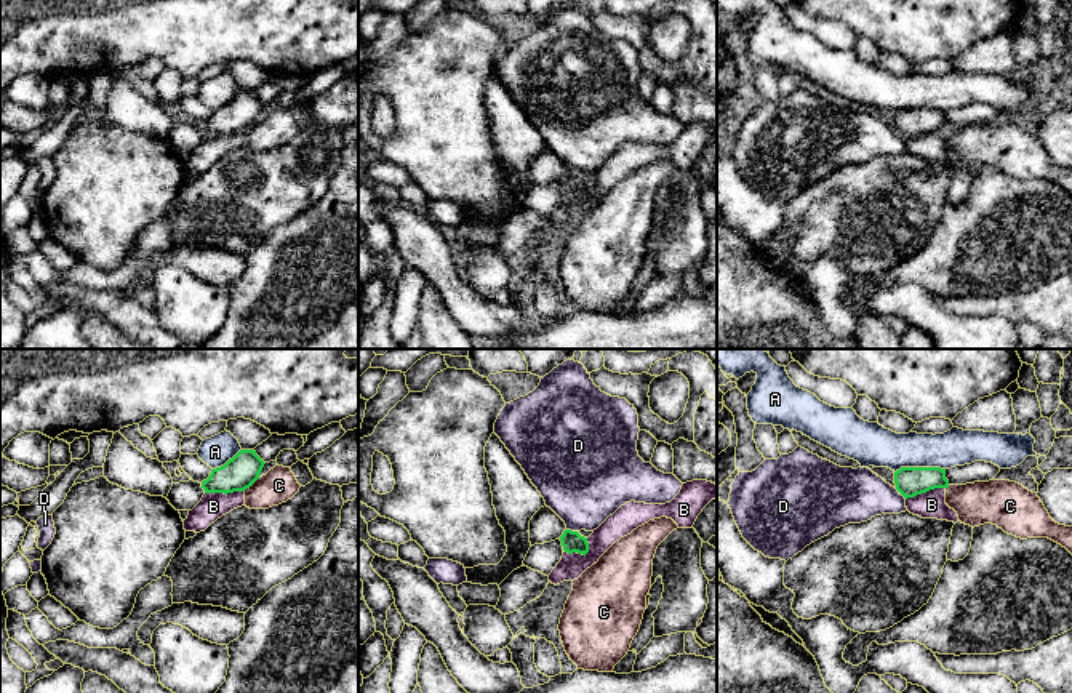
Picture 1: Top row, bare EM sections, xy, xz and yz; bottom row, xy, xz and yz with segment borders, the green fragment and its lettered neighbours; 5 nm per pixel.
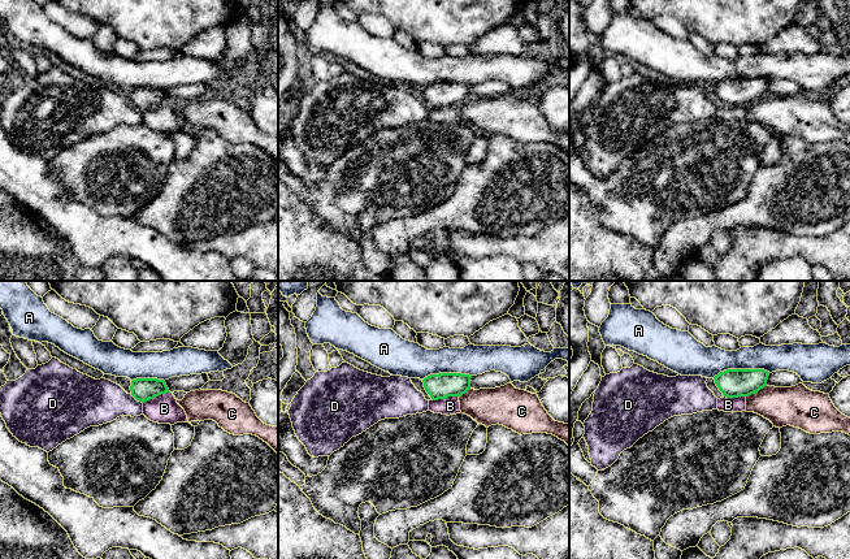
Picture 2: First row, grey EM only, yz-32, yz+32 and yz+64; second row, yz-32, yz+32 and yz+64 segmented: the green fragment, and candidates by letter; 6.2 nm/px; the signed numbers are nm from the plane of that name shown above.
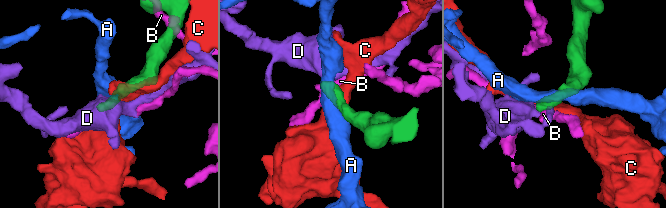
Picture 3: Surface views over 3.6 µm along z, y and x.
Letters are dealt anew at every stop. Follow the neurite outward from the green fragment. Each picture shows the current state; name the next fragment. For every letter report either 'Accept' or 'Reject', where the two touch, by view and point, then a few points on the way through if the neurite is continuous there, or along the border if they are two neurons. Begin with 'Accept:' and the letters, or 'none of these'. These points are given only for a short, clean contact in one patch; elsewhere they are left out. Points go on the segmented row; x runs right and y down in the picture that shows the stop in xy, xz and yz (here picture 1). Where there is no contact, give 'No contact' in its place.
Accept: none of these
A: Reject. Touches green at yz (919, 468)
B: Reject. Touches green at xy (224, 493). Boundary: xy (244, 490), (205, 493)
C: Reject. Touches green at xy (252, 484). Boundary: xy (260, 477), (244, 490)
D: Reject. Touches green at xz (570, 530). Boundary: xz (567, 528), (576, 532)

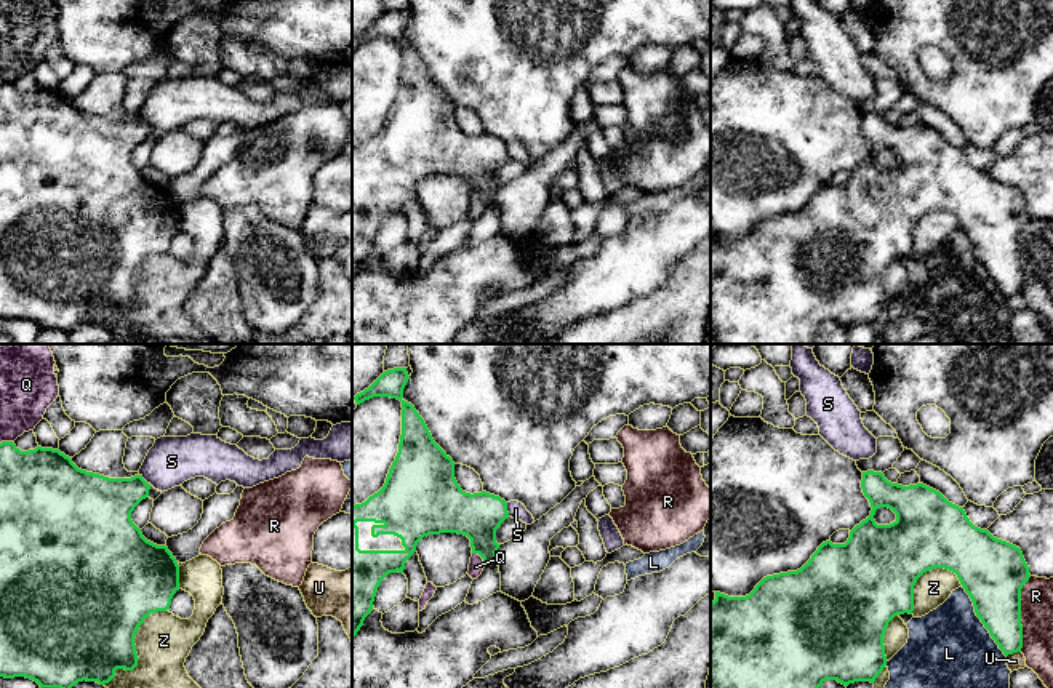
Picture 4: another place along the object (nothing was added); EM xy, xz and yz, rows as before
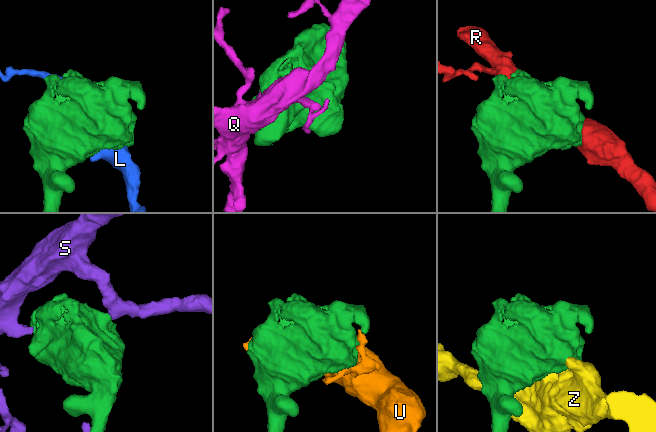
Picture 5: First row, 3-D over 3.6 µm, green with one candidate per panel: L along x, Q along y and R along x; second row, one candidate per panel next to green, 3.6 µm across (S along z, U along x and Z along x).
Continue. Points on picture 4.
Accept: none of these
L: Reject. Touches green at yz (981, 621)
Q: Reject. Touches green at xz (480, 556)
R: Reject. Touches green at yz (1020, 613). Boundary: yz (1031, 576), (1021, 589), (1020, 650)
S: Reject. Touches green at xz (506, 509). Boundary: xz (506, 503), (509, 516)
U: Reject. Touches green at yz (1013, 652)
Z: Reject. Touches green at xy (135, 650)

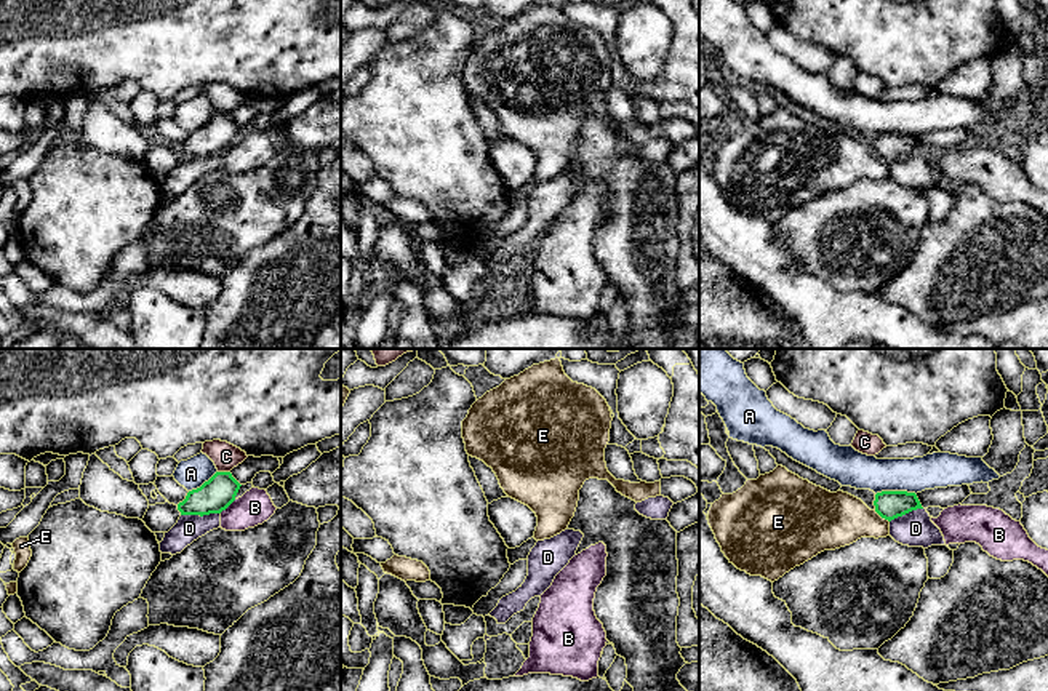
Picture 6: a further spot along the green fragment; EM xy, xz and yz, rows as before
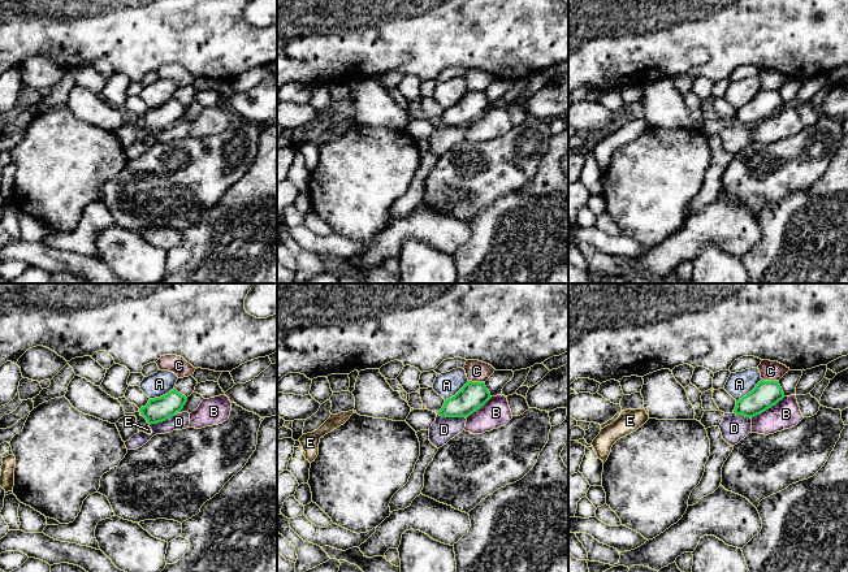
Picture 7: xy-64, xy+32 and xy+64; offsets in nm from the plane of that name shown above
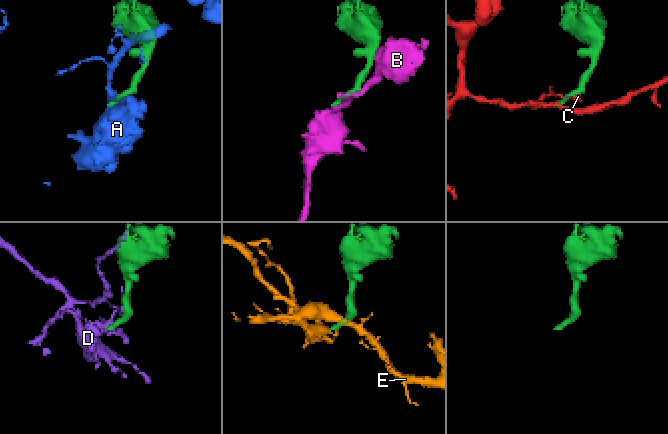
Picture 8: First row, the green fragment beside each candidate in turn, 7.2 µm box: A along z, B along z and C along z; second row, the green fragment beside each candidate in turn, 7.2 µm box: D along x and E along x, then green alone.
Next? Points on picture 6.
Accept: none of these
A: Reject. Touches green at yz (895, 491)
B: Reject. Touches green at xy (228, 506). Boundary: xy (236, 499), (220, 512)
C: Reject. Touches green at xy (224, 472)
D: Reject. Touches green at xy (200, 515). Boundary: xy (220, 512), (181, 515)
E: Reject. Touches green at yz (882, 517). Boundary: yz (874, 511), (888, 522)

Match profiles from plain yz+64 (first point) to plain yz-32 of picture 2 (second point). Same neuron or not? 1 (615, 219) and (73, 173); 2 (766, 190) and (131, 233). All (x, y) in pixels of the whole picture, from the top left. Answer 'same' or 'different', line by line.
1: same
2: different

